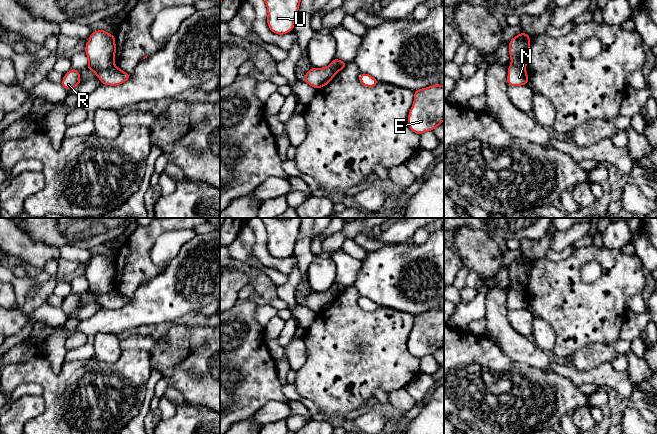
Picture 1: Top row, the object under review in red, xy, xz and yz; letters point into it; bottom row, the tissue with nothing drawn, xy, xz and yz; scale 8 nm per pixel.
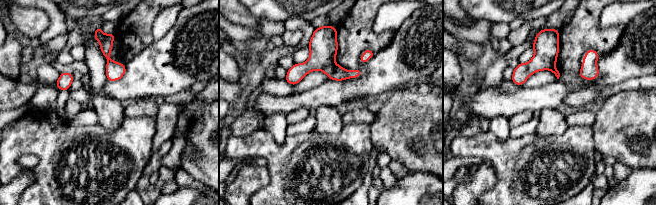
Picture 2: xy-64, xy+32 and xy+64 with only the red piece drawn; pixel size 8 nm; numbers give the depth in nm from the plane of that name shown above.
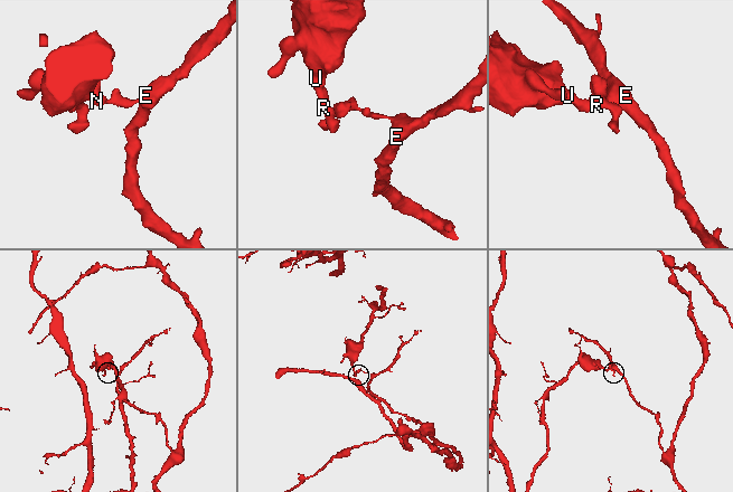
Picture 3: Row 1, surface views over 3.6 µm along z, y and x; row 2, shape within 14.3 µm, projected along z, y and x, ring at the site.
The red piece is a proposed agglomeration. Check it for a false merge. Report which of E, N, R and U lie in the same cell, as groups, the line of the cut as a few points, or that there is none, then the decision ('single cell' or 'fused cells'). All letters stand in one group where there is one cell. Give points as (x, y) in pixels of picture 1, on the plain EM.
groups E N / R U; cut xy (113, 289), (96, 298); fused cells

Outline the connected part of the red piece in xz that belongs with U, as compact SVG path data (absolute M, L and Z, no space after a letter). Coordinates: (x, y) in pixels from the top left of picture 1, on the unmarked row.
M261 218L268 235L267 248L279 259L294 254L302 218Z

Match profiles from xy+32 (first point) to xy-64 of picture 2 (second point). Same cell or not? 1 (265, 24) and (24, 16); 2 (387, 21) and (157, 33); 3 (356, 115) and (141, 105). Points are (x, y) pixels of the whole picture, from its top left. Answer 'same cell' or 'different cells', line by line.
1: same cell
2: same cell
3: same cell

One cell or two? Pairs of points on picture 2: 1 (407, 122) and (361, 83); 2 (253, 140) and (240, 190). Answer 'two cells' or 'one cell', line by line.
1: two cells
2: two cells

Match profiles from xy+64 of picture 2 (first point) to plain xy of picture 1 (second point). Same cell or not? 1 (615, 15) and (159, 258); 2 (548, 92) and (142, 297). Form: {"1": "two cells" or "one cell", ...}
{"1": "one cell", "2": "one cell"}

